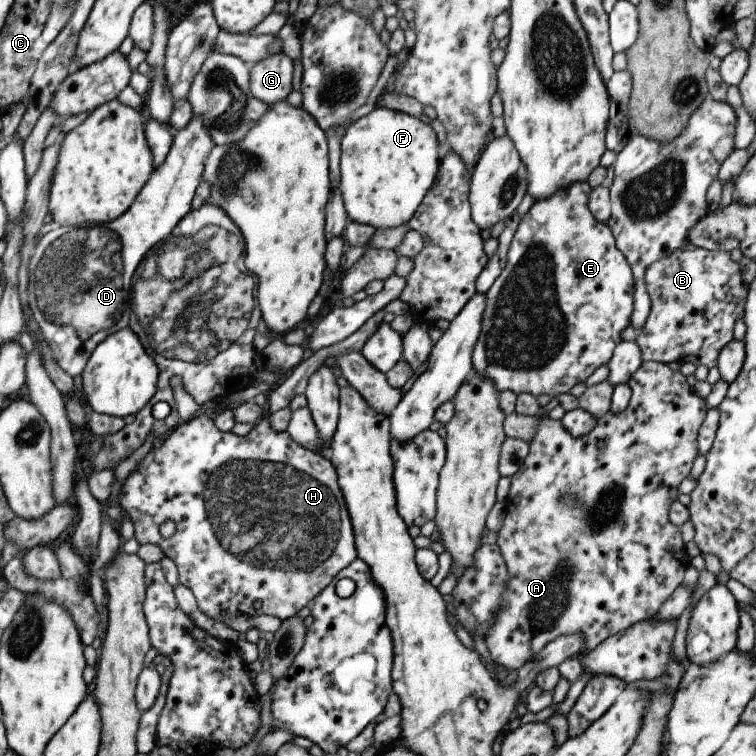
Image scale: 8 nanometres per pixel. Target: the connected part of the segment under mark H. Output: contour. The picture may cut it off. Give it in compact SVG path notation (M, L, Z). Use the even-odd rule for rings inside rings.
M201 411L201 413L196 414L194 418L188 421L182 421L178 426L174 427L166 437L162 439L163 443L161 447L155 448L152 447L150 451L142 458L142 460L138 463L137 467L134 471L128 475L125 479L124 483L121 484L121 491L119 494L119 506L121 506L126 513L131 516L133 520L134 528L135 528L135 537L138 540L140 545L147 545L148 543L153 545L158 545L162 552L168 558L172 558L174 564L176 564L176 568L178 569L179 574L179 582L185 584L190 590L192 594L194 594L195 599L197 600L197 605L199 609L207 614L210 618L220 619L221 616L224 616L226 619L233 619L234 617L257 617L262 615L270 615L276 618L279 618L281 621L290 618L291 616L296 615L301 608L304 606L308 606L311 604L312 600L318 596L324 588L326 588L334 577L343 569L346 568L349 564L352 564L353 560L356 560L357 557L357 548L355 543L354 529L353 524L351 523L351 518L349 512L346 508L346 501L344 500L344 495L342 494L340 485L337 481L337 474L334 466L332 466L331 460L327 456L319 455L318 453L312 452L311 450L305 449L301 444L298 444L291 436L288 434L288 431L280 431L278 432L276 429L273 429L269 424L268 416L265 415L261 418L252 428L246 436L236 435L232 431L222 432L214 423L214 420L210 419L210 416L207 416L206 413ZM165 520L173 520L177 526L176 532L169 539L164 539L159 534L160 524Z

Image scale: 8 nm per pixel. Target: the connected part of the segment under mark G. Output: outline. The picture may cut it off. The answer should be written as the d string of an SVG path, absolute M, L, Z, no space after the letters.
M283 52L269 56L249 69L251 95L268 106L286 101L292 92L293 61Z

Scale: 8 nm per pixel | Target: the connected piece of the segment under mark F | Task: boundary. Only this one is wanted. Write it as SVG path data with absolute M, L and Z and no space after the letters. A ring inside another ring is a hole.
M376 107L353 122L341 140L340 183L350 222L395 229L409 224L439 174L437 132L418 117Z

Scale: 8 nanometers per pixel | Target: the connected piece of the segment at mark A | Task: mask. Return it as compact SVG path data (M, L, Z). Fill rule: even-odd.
M643 361L640 365L640 368L632 373L630 380L628 382L631 390L631 399L629 400L628 406L626 410L622 410L619 413L608 412L603 417L600 417L595 424L595 427L584 436L573 437L565 428L561 421L557 421L554 419L548 418L547 415L544 415L541 418L541 423L536 435L532 441L529 442L529 453L527 457L524 459L521 467L511 476L511 487L508 492L508 495L505 499L505 515L504 522L502 528L497 532L497 545L500 548L502 556L504 557L505 563L507 564L508 569L508 582L507 588L503 594L503 604L501 605L501 609L497 613L497 617L495 623L492 625L490 631L487 632L485 643L487 644L491 660L492 662L496 662L496 664L502 664L502 666L506 666L510 668L510 670L514 669L518 671L522 665L525 665L528 661L531 661L537 654L544 648L549 642L552 642L554 639L557 639L562 635L578 635L581 639L583 639L583 648L582 653L594 650L600 643L604 642L609 636L616 634L617 632L626 630L628 627L631 627L633 624L639 623L640 621L652 618L656 616L656 613L659 611L660 605L678 588L678 586L683 584L683 580L685 579L685 572L688 566L690 565L690 557L686 554L685 551L685 543L682 541L682 535L680 531L680 527L672 524L672 521L669 519L669 508L671 504L677 500L679 496L679 486L680 483L688 477L690 474L690 469L692 468L692 464L694 460L696 460L696 456L699 455L699 444L698 444L698 435L699 428L702 426L704 419L707 415L707 410L709 409L708 403L697 396L693 387L691 387L686 381L686 377L680 373L680 371L671 370L667 364L659 363L658 361ZM602 440L603 446L601 448L598 447L598 442Z

